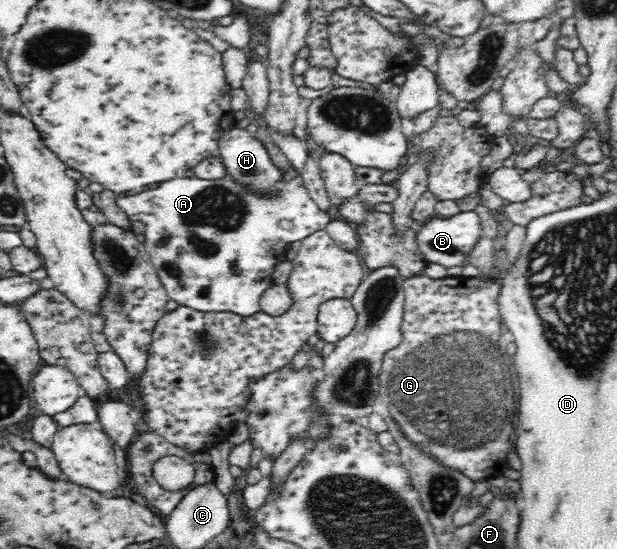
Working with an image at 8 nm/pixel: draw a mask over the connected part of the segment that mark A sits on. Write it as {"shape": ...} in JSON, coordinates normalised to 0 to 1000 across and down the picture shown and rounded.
{"shape":[[[486,317],[472,326],[472,335],[459,342],[459,350],[449,350],[449,368],[426,368],[420,355],[410,355],[400,352],[397,344],[391,344],[384,333],[371,332],[371,328],[361,328],[355,324],[352,328],[327,328],[326,324],[280,324],[274,330],[258,333],[254,342],[237,344],[229,352],[216,357],[199,353],[188,361],[188,372],[201,384],[212,403],[229,404],[235,410],[235,428],[230,434],[235,446],[235,454],[243,466],[243,475],[248,479],[261,514],[264,515],[274,545],[287,548],[290,556],[310,559],[316,565],[329,568],[348,566],[361,568],[371,566],[384,570],[394,577],[407,576],[410,570],[420,568],[420,546],[423,536],[439,525],[444,519],[442,514],[442,488],[452,475],[462,474],[464,454],[468,444],[478,439],[491,439],[498,435],[504,426],[525,419],[536,403],[536,393],[532,384],[520,381],[498,353],[494,339],[478,339],[478,335],[488,335],[489,328],[485,328]]]}

